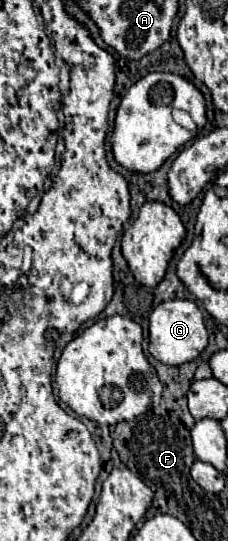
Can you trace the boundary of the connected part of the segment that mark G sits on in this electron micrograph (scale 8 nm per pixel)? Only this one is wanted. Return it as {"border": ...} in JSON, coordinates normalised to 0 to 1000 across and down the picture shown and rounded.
{"border":[[[754,553],[702,560],[658,582],[658,652],[675,664],[728,675],[798,675],[851,667],[912,638],[912,612],[886,593],[886,579],[851,556]]]}

